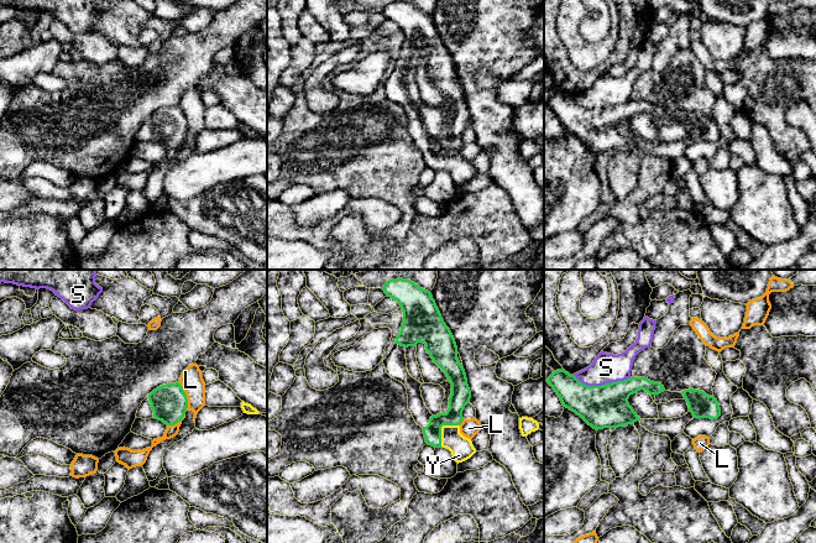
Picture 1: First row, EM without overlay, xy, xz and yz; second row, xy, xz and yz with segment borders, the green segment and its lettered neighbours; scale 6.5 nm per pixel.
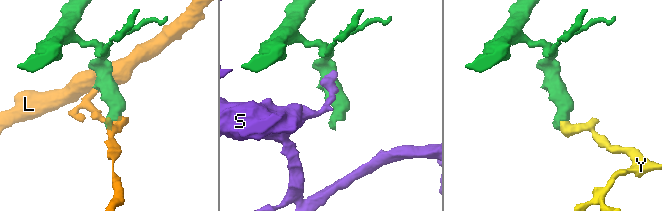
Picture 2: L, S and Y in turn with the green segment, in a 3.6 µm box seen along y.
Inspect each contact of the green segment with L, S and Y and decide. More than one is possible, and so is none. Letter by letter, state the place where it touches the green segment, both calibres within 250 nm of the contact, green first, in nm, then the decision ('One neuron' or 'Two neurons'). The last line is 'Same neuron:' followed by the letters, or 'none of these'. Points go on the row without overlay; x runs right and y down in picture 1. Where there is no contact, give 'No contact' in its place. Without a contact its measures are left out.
L: Touches green at xy (186, 119). Thickness 240 nm (green) against 150 nm. Two neurons
S: Touches green at yz (602, 108). Thickness 280 nm (green) against 190 nm. Two neurons
Y: Touches green at xz (440, 151). Thickness 130 nm (green) against 150 nm. One neuron
Same neuron: Y

